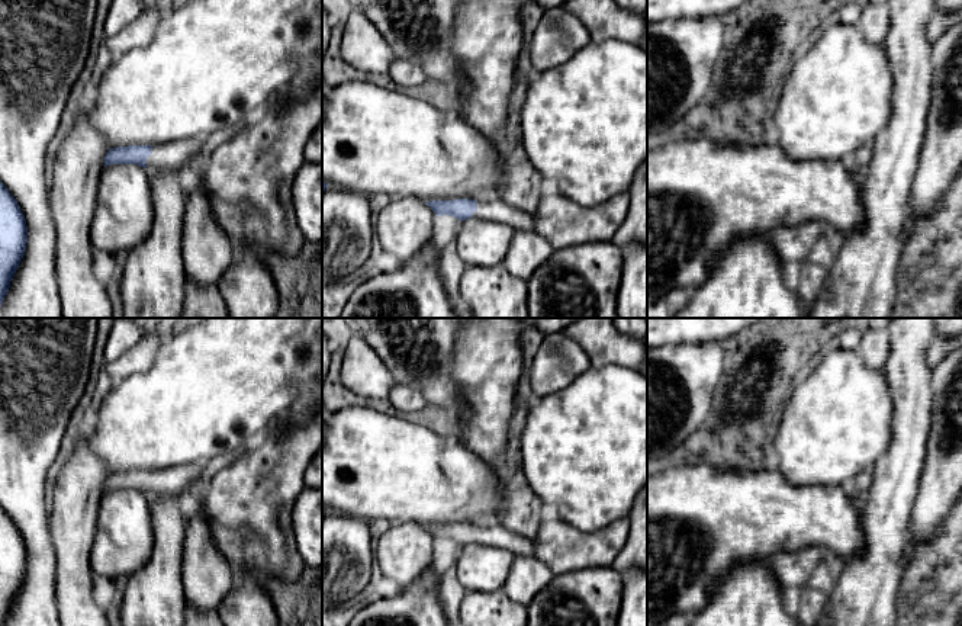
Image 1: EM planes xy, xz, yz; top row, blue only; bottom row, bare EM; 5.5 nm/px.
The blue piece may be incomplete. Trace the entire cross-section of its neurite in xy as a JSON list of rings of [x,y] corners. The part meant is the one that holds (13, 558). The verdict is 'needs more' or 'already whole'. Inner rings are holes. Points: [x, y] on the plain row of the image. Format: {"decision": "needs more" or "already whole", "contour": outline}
{"decision": "already whole", "contour": [[[0,505],[0,626],[25,581],[28,552],[17,526]]]}

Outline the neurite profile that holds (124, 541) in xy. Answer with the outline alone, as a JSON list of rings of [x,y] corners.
[[[138,489],[103,492],[93,540],[93,574],[128,578],[151,556],[154,534],[149,497]]]

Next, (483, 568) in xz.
[[[489,545],[463,546],[456,562],[456,575],[467,593],[492,593],[503,588],[515,555]]]

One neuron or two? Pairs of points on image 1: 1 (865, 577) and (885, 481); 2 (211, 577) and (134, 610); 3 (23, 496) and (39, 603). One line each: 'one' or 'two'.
1: one
2: two
3: one

